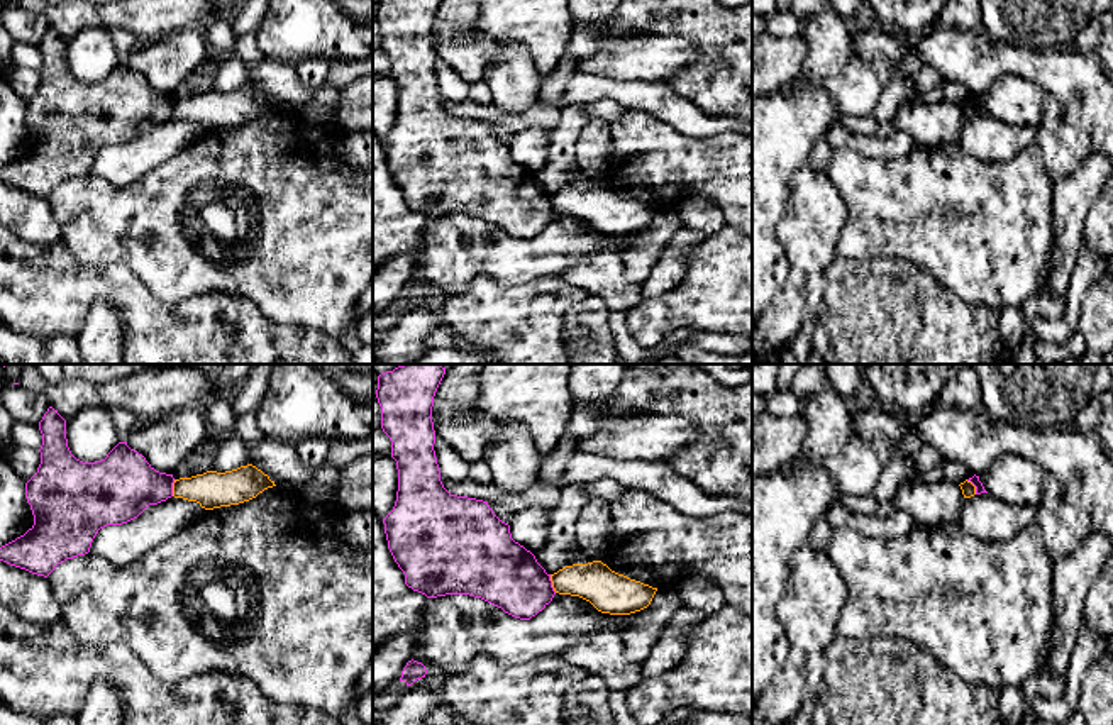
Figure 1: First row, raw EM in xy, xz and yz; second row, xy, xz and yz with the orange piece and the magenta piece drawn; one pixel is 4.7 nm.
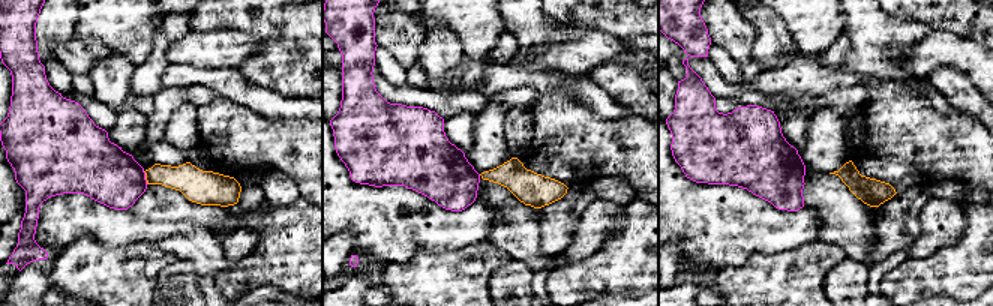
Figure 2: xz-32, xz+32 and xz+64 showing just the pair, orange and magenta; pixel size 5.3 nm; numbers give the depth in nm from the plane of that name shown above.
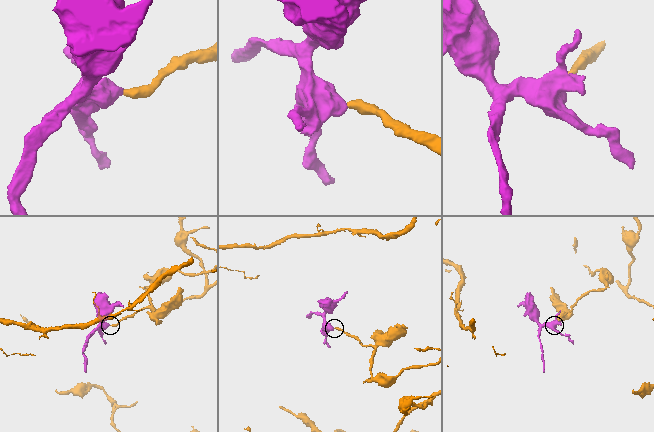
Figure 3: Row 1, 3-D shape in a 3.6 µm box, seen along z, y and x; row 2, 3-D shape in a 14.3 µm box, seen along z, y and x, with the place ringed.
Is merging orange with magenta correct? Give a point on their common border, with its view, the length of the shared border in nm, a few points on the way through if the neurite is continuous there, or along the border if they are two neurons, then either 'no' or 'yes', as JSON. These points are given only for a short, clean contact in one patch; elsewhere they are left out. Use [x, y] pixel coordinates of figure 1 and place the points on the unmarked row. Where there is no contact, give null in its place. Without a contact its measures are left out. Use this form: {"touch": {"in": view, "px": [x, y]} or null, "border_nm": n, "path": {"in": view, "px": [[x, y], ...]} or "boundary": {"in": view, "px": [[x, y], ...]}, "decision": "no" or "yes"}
{"touch": {"in": "xz", "px": [553, 204]}, "border_nm": 90, "decision": "no"}

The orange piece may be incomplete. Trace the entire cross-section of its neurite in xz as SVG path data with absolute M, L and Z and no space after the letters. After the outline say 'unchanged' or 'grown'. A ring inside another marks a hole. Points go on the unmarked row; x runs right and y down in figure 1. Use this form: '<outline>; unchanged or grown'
M601 181L573 185L551 195L552 208L559 215L579 217L598 232L630 235L647 229L657 212L649 205L612 191Z; unchanged

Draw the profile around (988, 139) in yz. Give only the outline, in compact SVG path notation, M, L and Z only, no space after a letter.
M989 113L964 119L959 147L981 163L1005 163L1037 139L1037 125L1010 125Z

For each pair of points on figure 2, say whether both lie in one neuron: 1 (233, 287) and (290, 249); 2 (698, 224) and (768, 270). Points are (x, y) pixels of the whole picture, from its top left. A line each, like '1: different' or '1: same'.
1: same
2: different

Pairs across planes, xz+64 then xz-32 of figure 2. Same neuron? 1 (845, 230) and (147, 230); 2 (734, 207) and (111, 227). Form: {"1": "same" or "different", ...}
{"1": "different", "2": "same"}

